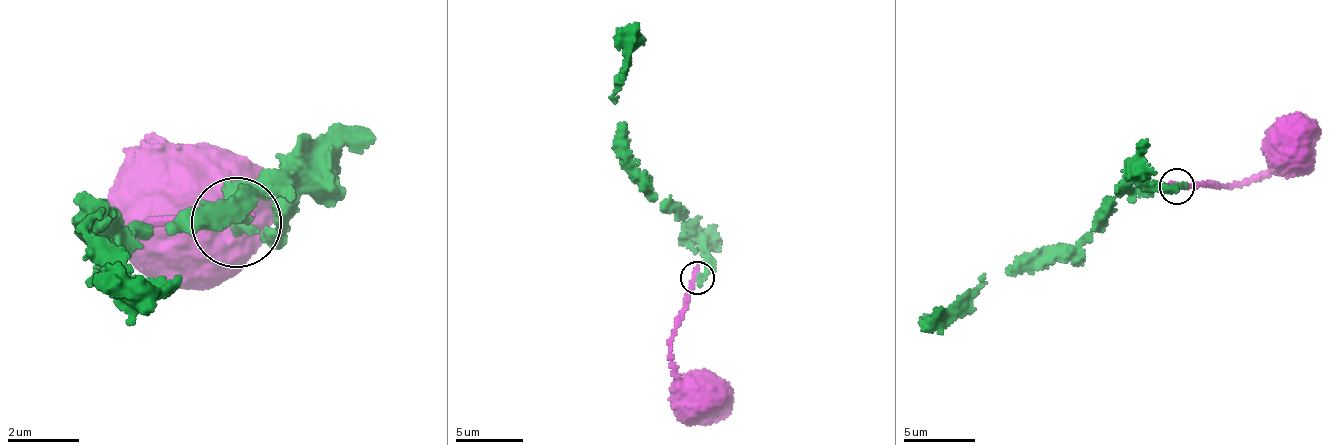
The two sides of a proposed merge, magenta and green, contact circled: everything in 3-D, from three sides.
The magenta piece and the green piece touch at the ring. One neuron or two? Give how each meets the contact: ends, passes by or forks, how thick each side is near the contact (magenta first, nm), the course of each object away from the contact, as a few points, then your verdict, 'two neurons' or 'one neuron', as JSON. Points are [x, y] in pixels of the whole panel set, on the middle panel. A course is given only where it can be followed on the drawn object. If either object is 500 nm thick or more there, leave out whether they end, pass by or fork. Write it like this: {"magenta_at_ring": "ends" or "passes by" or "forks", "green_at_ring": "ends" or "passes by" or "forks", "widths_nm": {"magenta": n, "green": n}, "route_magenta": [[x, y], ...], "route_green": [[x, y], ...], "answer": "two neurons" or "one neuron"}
{"magenta_at_ring": "ends", "green_at_ring": "ends", "widths_nm": {"magenta": 280, "green": 240}, "route_magenta": [[698, 278], [671, 350], [680, 381], [694, 390]], "route_green": [[698, 278], [707, 271], [707, 243], [687, 231], [682, 217], [653, 200], [626, 155], [614, 93], [635, 23]], "answer": "two neurons"}

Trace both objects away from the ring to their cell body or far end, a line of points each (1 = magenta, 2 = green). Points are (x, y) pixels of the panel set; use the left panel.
1: (237, 225), (107, 236), (171, 174), (180, 191)
2: (237, 225), (261, 238), (294, 210), (256, 184), (168, 233), (99, 207), (87, 234), (149, 306)

